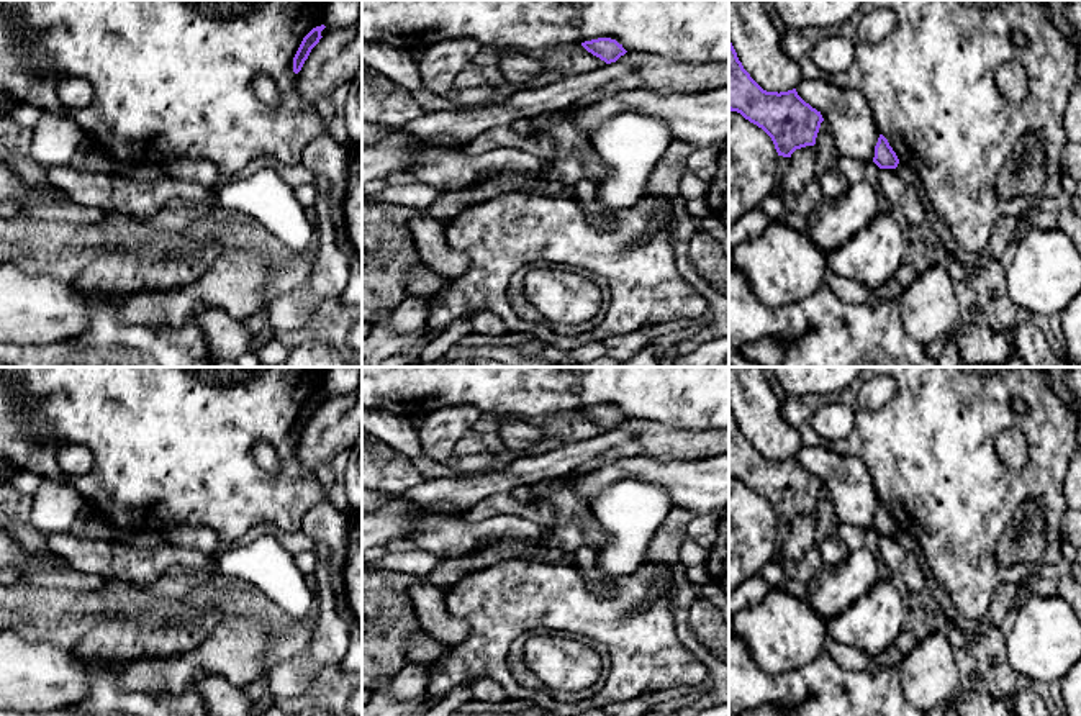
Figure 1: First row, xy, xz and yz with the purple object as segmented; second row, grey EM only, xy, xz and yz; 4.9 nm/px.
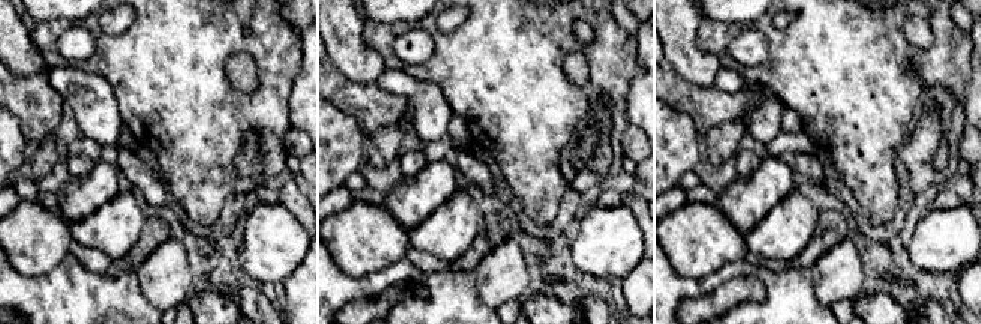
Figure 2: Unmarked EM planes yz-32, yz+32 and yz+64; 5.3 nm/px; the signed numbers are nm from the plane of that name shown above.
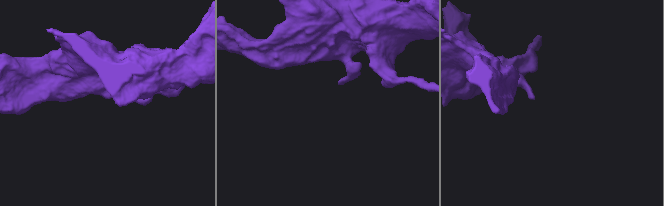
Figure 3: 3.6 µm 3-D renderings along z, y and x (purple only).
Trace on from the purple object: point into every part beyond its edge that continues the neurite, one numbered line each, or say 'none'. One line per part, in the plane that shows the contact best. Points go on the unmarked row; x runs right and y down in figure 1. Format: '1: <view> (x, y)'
none

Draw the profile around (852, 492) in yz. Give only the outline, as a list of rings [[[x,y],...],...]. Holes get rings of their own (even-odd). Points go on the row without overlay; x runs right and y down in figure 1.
[[[824,442],[803,446],[796,459],[822,482],[840,524],[873,529],[880,496],[863,460],[840,455]]]

